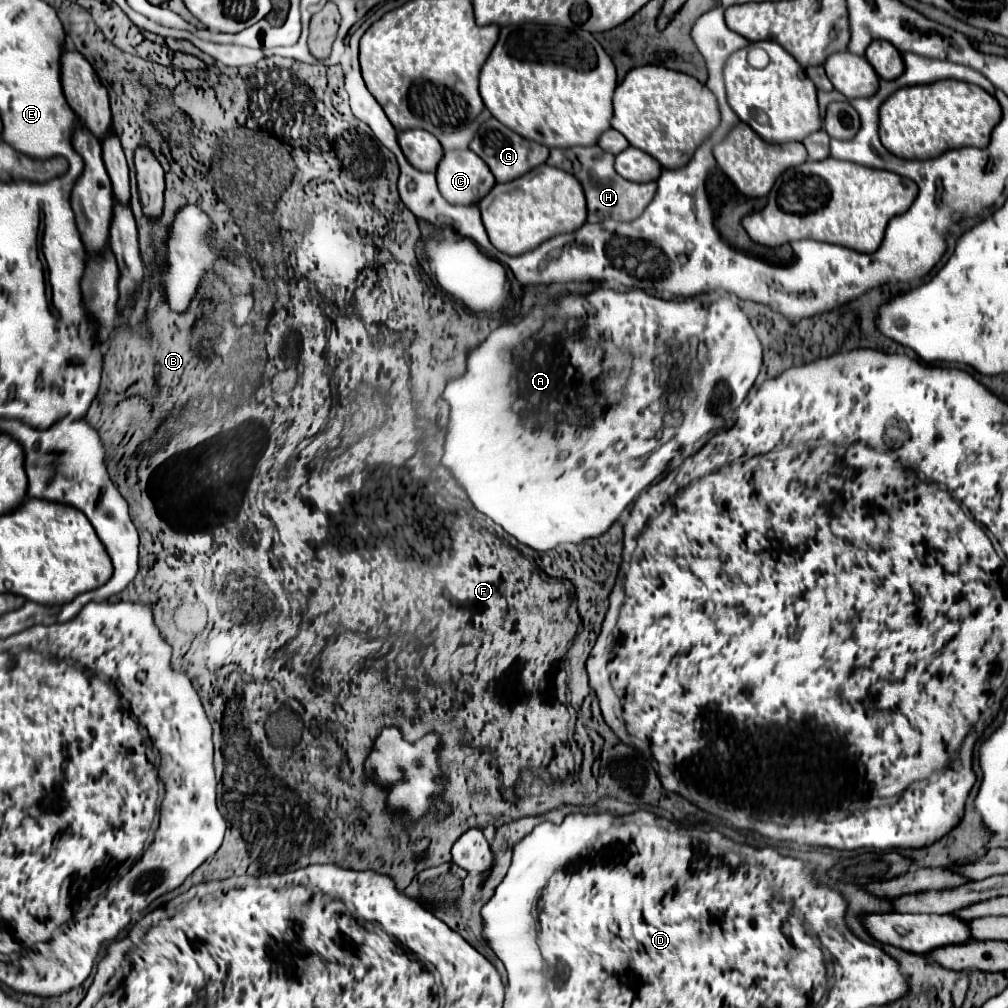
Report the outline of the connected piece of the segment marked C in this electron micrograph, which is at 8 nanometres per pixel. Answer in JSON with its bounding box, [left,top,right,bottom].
[438,150,494,204]

